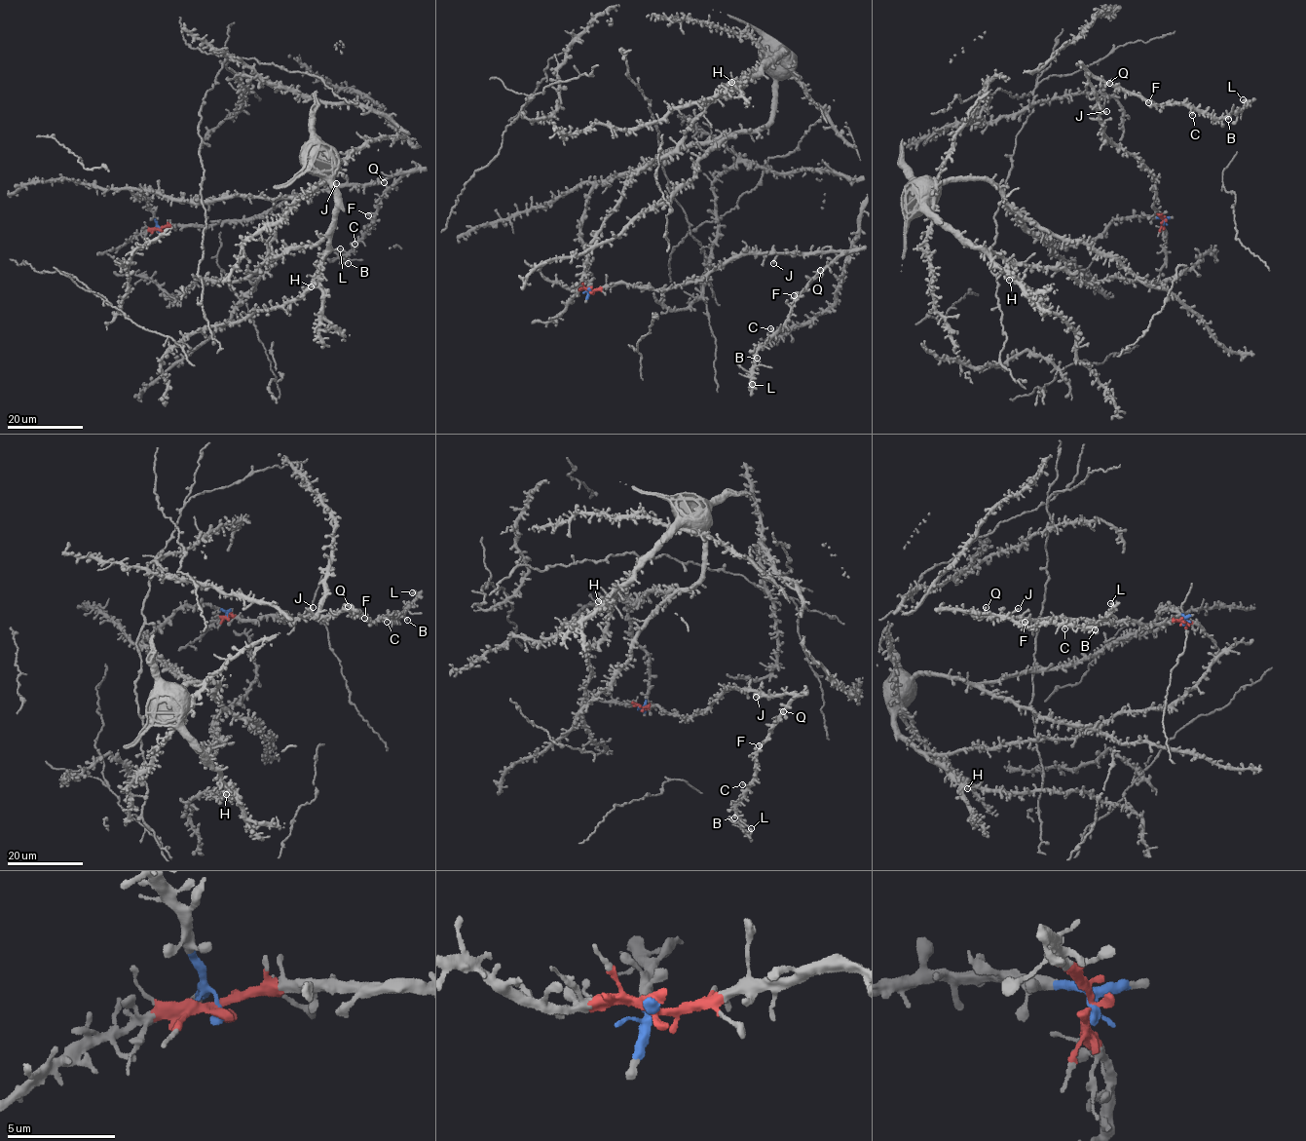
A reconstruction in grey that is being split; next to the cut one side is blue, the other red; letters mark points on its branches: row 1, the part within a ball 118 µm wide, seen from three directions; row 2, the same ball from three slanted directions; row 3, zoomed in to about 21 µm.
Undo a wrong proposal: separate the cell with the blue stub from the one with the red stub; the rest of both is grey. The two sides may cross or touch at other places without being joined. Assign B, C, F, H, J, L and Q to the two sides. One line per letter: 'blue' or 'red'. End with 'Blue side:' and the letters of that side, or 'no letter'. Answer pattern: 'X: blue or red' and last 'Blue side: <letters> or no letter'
B: red
C: red
F: red
H: blue
J: red
L: red
Q: red
Blue side: H

